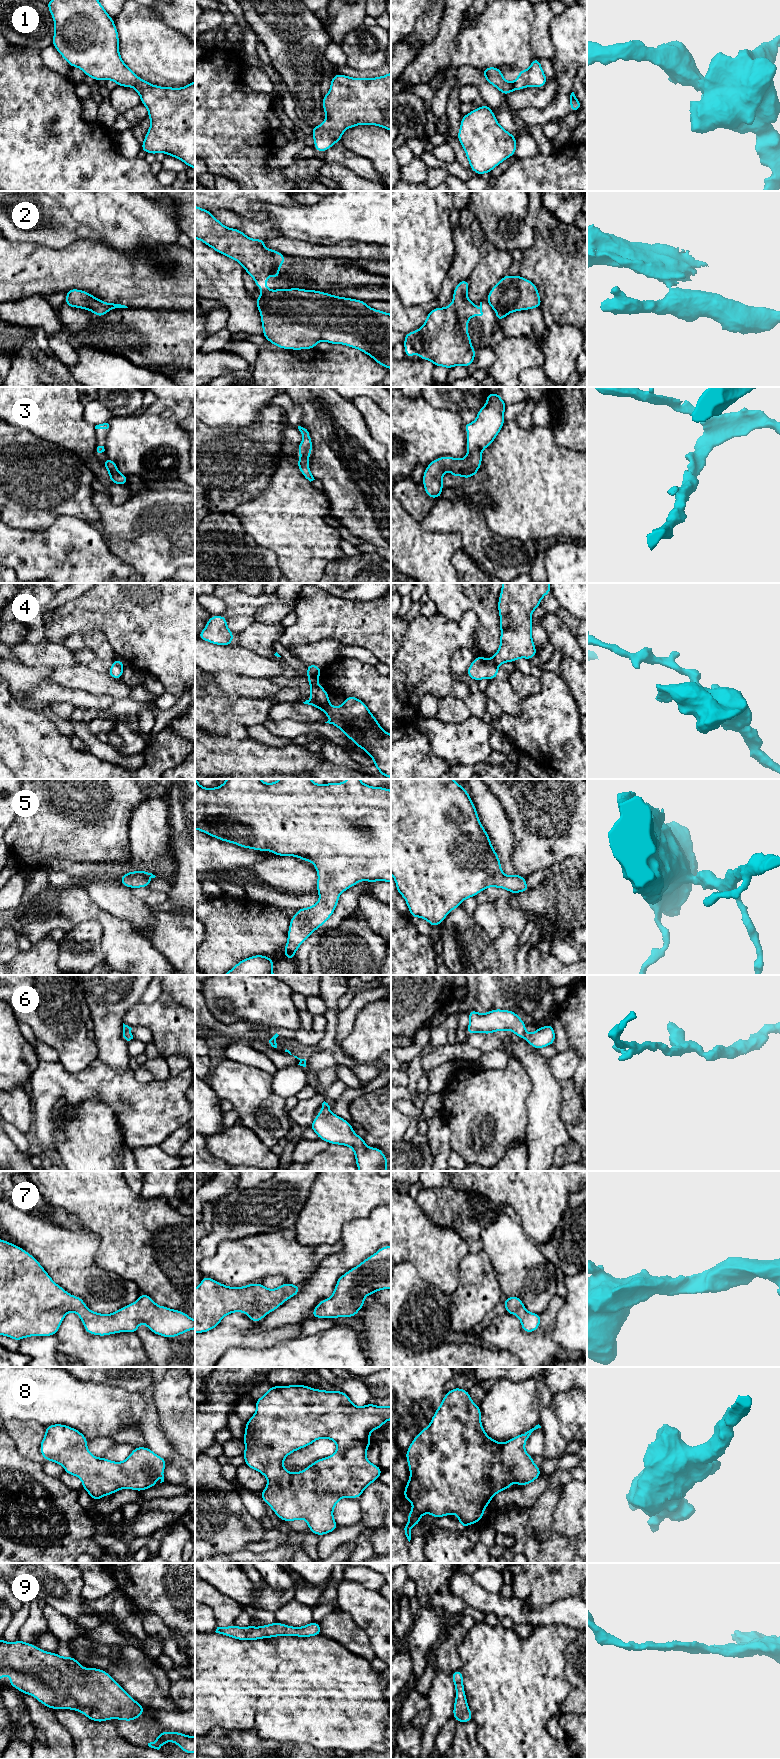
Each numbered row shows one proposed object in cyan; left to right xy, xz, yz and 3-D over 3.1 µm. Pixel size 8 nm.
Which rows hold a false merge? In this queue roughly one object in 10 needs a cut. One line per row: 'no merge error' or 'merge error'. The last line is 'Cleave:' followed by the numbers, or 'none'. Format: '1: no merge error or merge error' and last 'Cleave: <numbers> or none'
1: no merge error
2: merge error
3: no merge error
4: merge error
5: no merge error
6: no merge error
7: no merge error
8: no merge error
9: no merge error
Cleave: 2, 4

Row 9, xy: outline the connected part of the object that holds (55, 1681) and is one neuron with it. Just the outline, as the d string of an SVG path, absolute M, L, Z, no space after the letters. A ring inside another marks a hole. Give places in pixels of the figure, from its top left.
M3 1638L0 1640L0 1678L4 1675L11 1676L10 1686L35 1697L51 1710L76 1710L96 1722L109 1719L134 1722L145 1709L106 1671L83 1668L73 1656L62 1657L21 1640L13 1643L7 1643Z

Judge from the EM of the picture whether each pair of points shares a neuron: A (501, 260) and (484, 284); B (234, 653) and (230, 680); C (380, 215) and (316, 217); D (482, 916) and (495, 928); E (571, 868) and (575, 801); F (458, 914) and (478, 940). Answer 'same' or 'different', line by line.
A: same
B: different
C: same
D: same
E: different
F: same

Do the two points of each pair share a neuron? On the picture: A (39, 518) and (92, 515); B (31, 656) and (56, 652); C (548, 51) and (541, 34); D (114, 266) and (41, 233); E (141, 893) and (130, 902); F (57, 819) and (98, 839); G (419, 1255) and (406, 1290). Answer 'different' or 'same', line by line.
A: same
B: same
C: same
D: different
E: different
F: same
G: different

